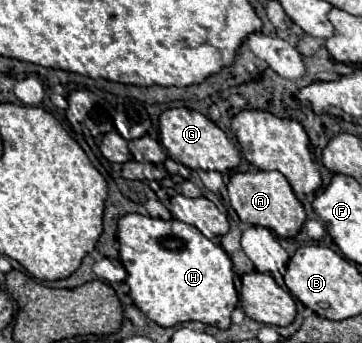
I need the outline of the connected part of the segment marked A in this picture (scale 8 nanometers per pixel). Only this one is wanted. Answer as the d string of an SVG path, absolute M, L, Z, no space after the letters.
M238 172L230 178L227 190L231 206L242 222L264 226L282 238L294 238L302 230L306 220L304 208L280 172Z

